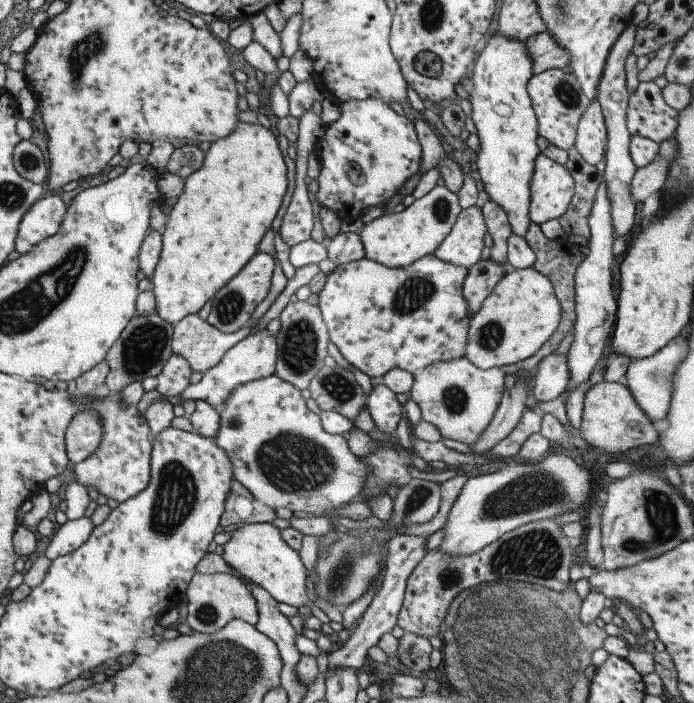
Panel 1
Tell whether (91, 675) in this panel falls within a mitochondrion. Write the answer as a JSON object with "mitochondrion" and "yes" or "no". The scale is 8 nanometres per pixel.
{"mitochondrion":"no"}

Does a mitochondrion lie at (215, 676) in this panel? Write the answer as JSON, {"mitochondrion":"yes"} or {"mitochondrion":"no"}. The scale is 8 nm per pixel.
{"mitochondrion":"yes"}

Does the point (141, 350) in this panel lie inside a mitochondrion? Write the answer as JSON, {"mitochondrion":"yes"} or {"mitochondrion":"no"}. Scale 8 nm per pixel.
{"mitochondrion":"yes"}

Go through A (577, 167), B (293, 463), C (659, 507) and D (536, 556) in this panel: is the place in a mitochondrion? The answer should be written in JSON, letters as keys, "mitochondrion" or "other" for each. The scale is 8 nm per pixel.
{"A":"other","B":"mitochondrion","C":"mitochondrion","D":"mitochondrion"}

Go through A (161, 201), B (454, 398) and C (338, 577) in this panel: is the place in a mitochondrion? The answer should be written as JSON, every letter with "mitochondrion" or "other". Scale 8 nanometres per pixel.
{"A":"other","B":"mitochondrion","C":"mitochondrion"}

